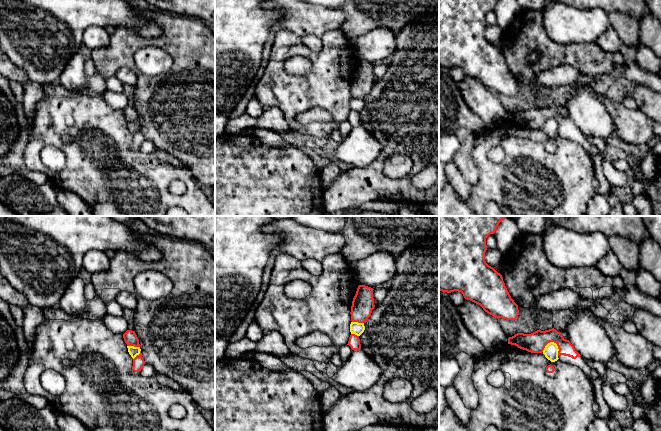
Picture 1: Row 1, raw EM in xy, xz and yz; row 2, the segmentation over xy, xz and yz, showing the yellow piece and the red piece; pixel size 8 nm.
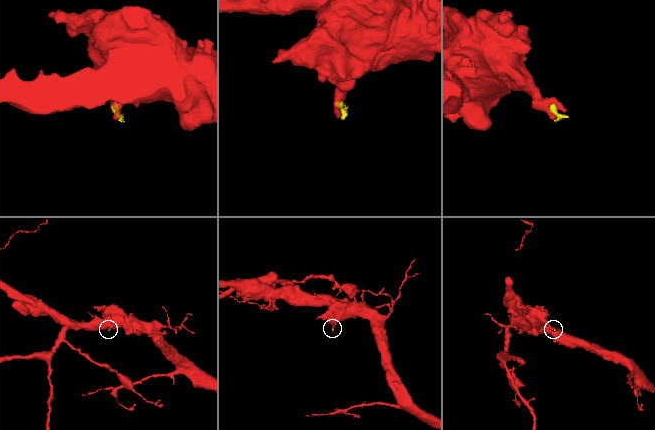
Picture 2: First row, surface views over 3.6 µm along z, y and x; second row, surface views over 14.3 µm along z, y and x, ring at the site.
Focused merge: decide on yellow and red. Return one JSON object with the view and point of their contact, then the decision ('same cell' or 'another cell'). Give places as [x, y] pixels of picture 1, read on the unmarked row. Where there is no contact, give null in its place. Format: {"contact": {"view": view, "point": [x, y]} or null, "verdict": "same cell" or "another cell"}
{"contact": {"view": "yz", "point": [550, 118]}, "verdict": "another cell"}

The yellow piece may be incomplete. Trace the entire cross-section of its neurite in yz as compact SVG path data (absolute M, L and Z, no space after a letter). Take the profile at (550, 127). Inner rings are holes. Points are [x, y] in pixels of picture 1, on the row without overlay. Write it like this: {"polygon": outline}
{"polygon": "M550 118L545 122L543 126L543 130L548 136L550 136L551 138L555 138L559 135L558 127L559 125L558 125L557 120L554 118Z"}

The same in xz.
{"polygon": "M351 98L350 100L350 108L351 110L355 110L360 112L365 106L364 99Z"}

